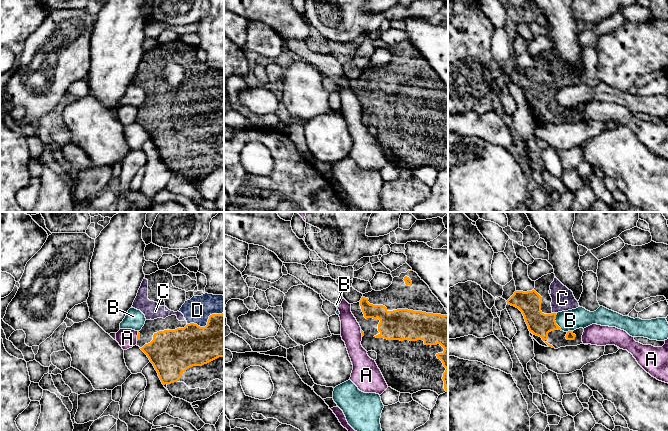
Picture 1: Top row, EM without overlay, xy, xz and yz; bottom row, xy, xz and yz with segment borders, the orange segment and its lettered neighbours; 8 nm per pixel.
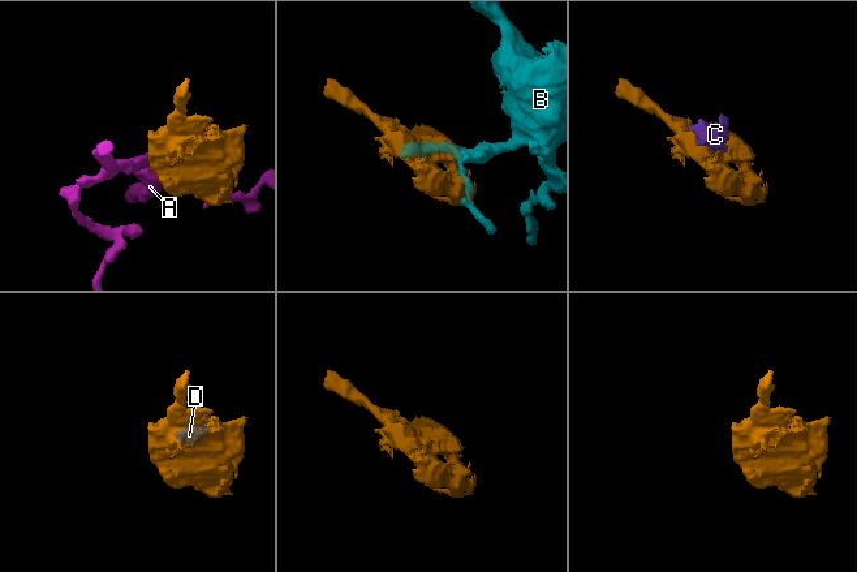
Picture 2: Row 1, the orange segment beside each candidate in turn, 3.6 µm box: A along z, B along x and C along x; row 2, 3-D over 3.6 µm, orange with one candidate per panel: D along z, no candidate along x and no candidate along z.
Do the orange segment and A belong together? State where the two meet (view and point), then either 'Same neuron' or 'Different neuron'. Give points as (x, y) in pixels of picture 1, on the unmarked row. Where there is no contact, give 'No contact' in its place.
Touches orange at xy (137, 112). Different neuron

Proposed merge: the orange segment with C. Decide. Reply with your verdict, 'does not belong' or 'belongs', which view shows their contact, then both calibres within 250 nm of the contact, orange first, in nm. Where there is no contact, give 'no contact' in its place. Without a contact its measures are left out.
belongs; meets orange in yz; 190 nm thick on the orange side, 180 nm on the other

